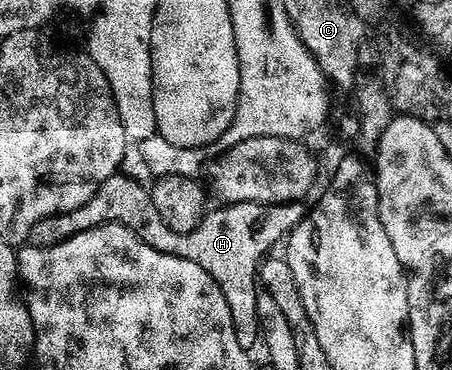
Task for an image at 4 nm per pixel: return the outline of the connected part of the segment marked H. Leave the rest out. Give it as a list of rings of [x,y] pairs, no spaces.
[[[232,202],[213,213],[207,213],[201,224],[187,232],[174,232],[166,242],[159,243],[159,249],[166,254],[174,254],[180,258],[192,260],[200,264],[221,284],[226,293],[226,298],[232,308],[234,323],[237,324],[238,339],[241,346],[252,350],[262,340],[262,319],[258,313],[258,276],[264,256],[278,243],[283,243],[293,231],[309,216],[310,210],[306,204],[295,202],[291,204],[262,204],[258,202]]]

